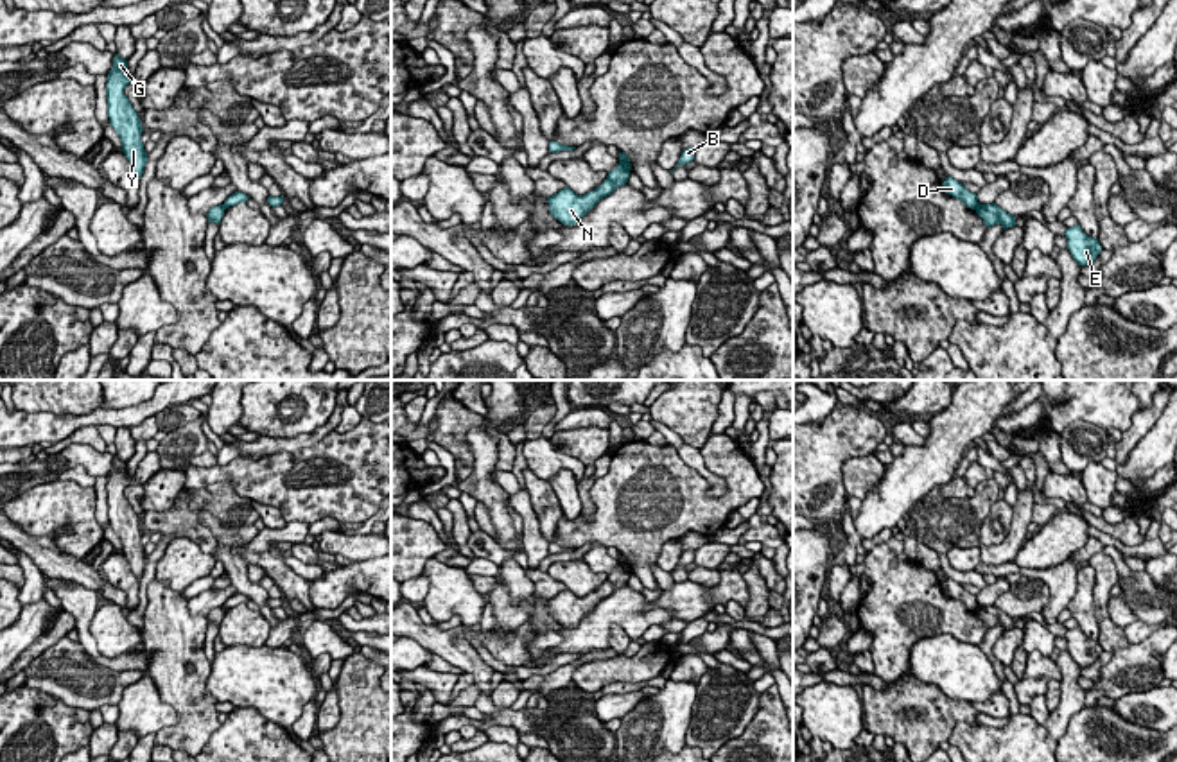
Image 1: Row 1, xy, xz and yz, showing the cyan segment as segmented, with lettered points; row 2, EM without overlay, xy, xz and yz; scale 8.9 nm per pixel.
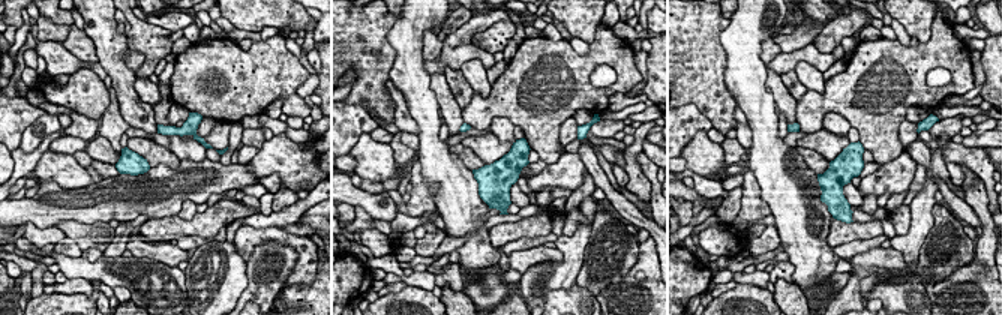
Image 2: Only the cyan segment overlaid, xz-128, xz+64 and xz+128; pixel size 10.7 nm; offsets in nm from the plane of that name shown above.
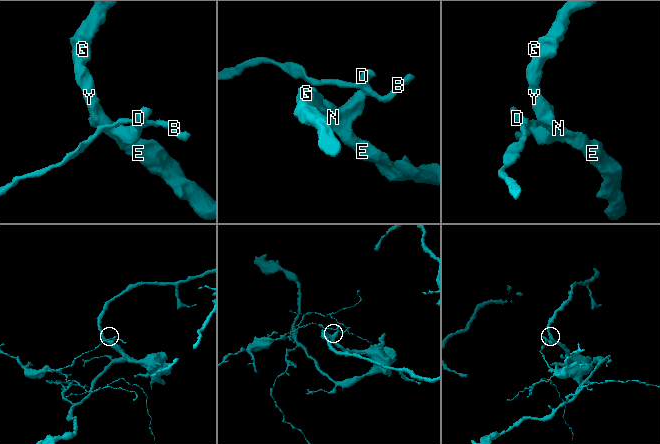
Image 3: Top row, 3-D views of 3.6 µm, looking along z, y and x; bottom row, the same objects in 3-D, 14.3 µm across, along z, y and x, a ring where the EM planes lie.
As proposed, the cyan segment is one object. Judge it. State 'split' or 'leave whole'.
split

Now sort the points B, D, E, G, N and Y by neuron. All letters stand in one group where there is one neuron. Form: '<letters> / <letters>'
B D / E G N Y

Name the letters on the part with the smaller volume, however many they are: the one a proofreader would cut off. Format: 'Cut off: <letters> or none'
Cut off: B, D

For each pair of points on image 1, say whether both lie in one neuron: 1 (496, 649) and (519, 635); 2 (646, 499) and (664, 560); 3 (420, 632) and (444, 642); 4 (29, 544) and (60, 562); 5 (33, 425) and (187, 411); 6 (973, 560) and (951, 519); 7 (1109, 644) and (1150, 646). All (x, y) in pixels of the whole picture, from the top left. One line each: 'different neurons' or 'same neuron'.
1: same neuron
2: different neurons
3: same neuron
4: same neuron
5: different neurons
6: different neurons
7: different neurons

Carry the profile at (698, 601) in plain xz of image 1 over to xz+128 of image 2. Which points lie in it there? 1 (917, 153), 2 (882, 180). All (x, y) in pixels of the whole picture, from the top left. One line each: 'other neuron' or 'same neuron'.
1: other neuron
2: same neuron

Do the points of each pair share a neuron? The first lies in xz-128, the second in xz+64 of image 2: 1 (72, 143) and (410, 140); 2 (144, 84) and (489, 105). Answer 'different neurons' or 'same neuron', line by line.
1: same neuron
2: different neurons

